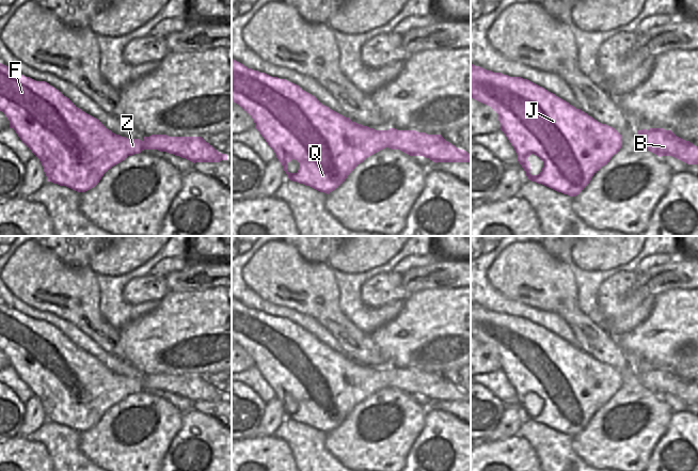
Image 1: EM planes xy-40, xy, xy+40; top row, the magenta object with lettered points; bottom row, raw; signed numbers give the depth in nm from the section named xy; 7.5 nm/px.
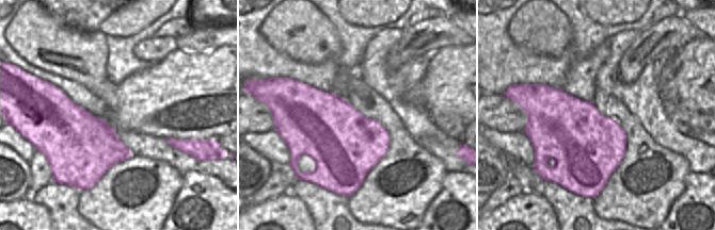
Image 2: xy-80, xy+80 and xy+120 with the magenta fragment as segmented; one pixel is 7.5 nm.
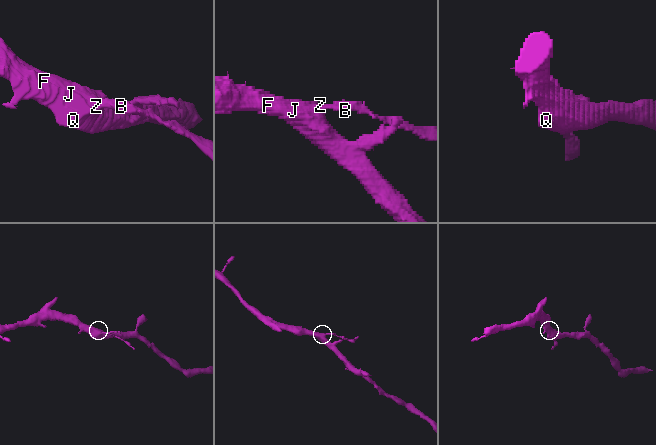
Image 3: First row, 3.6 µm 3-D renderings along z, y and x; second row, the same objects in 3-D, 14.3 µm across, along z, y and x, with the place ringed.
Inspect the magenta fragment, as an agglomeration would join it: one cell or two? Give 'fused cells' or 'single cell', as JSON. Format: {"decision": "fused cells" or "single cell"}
{"decision": "fused cells"}

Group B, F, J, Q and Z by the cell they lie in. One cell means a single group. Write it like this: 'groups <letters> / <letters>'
groups B / F J Q Z

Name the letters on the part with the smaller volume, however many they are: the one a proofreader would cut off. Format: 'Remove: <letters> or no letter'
Remove: B

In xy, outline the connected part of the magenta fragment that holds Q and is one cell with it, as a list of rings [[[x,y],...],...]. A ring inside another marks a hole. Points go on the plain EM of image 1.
[[[232,297],[232,340],[239,344],[254,360],[255,367],[274,390],[288,418],[329,434],[338,427],[347,415],[369,395],[385,388],[385,373],[352,361],[329,346],[299,325],[265,312],[248,308]],[[292,398],[300,403],[297,412],[287,409]]]

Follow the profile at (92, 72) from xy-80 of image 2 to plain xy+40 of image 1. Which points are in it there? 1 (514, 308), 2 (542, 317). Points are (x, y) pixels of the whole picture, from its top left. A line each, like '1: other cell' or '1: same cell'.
1: other cell
2: other cell

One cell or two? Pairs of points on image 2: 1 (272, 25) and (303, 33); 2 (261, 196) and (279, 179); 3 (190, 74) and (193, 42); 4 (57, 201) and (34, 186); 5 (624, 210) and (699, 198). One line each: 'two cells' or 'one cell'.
1: one cell
2: one cell
3: two cells
4: two cells
5: two cells

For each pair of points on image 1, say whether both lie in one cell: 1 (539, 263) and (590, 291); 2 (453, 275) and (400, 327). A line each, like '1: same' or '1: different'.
1: different
2: different

